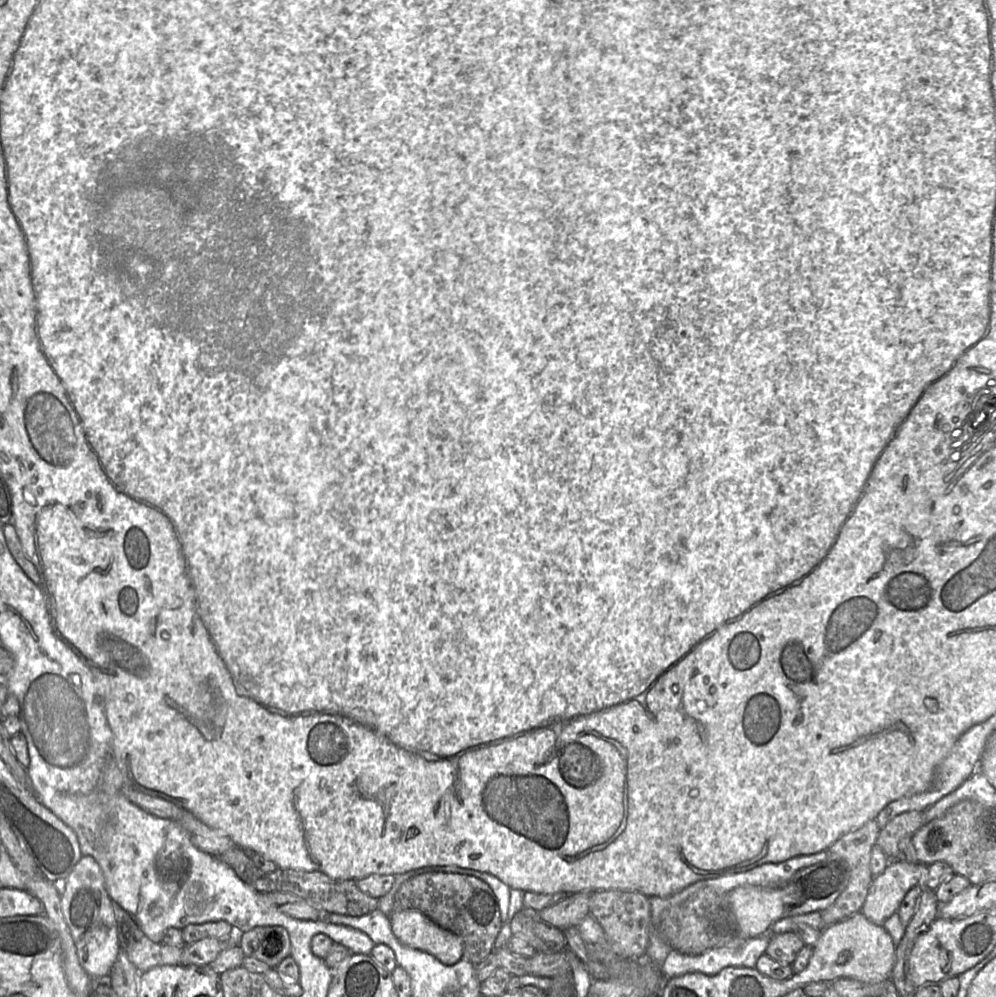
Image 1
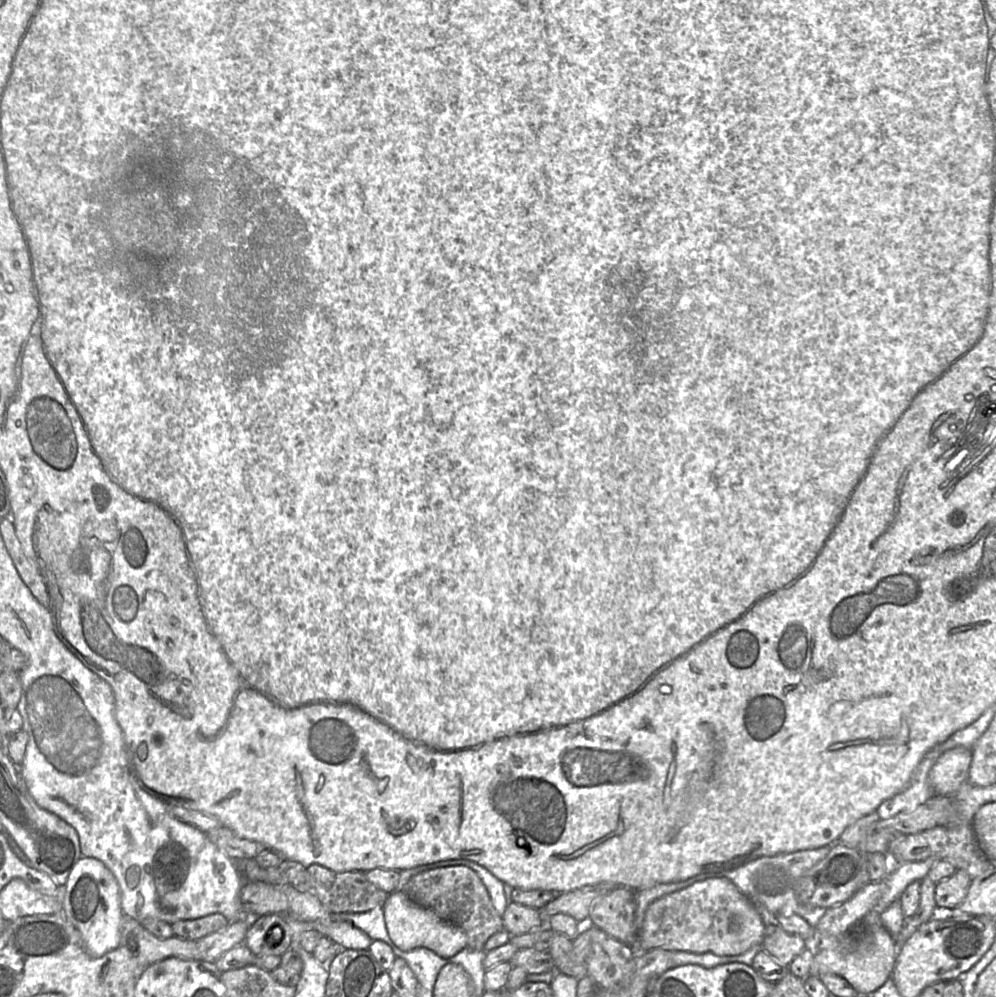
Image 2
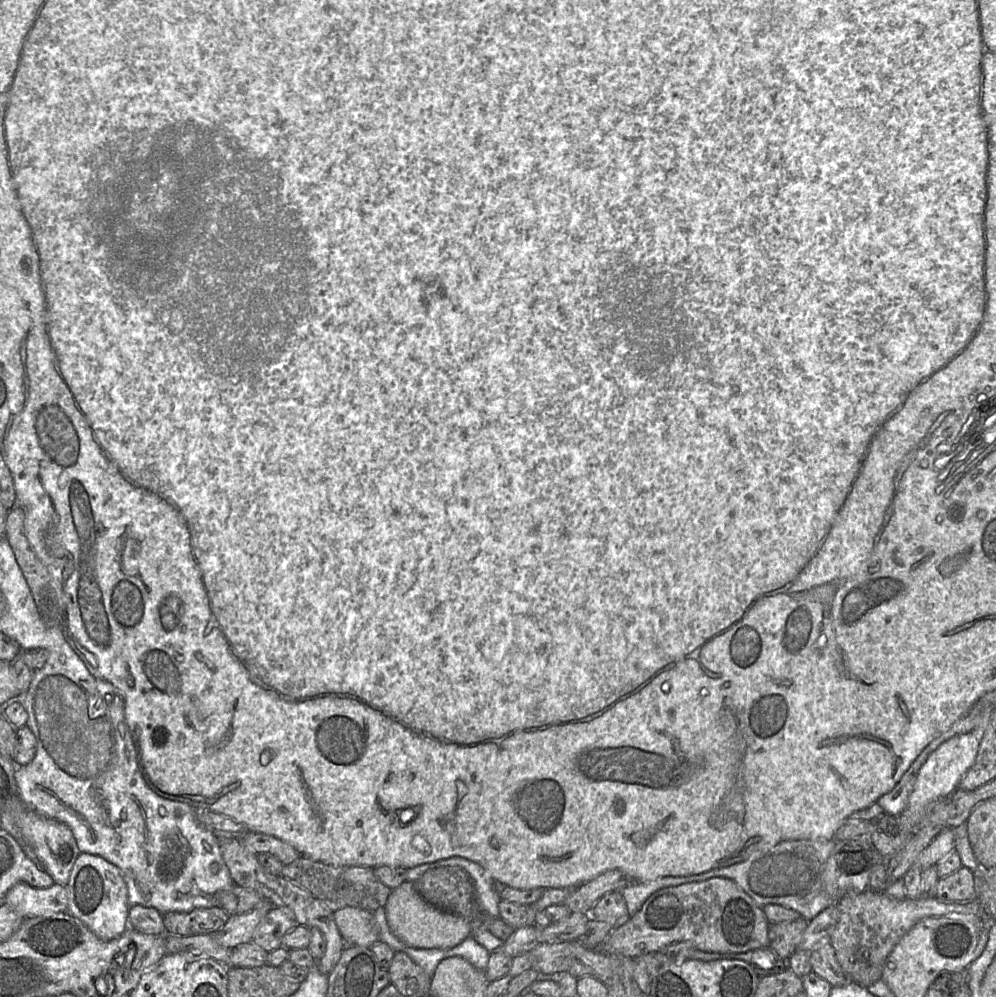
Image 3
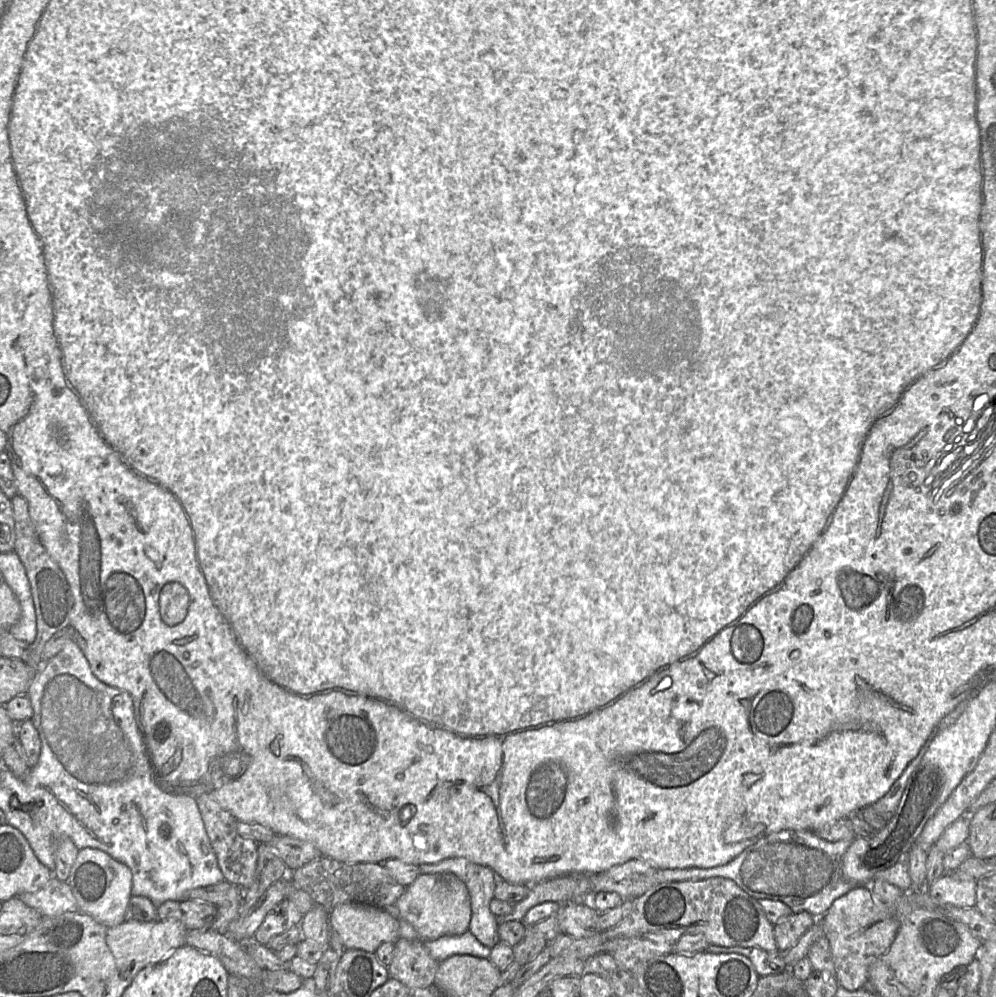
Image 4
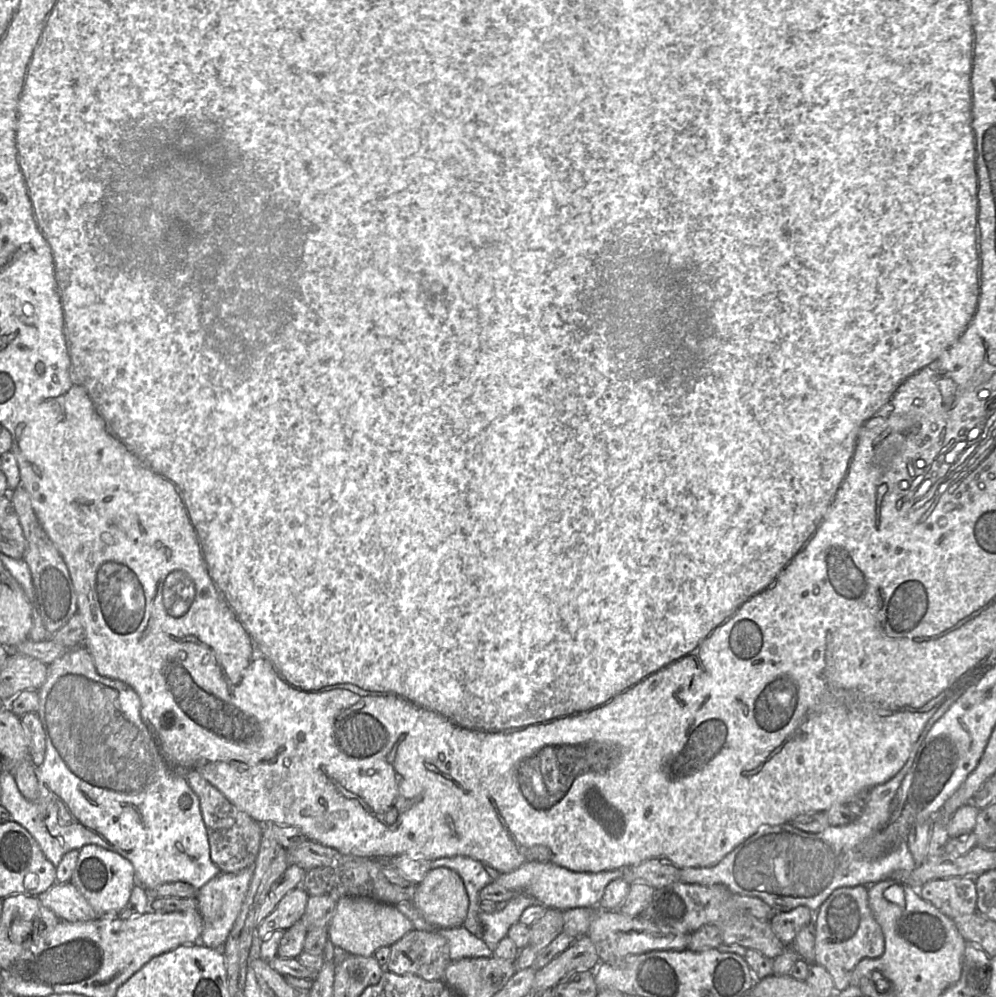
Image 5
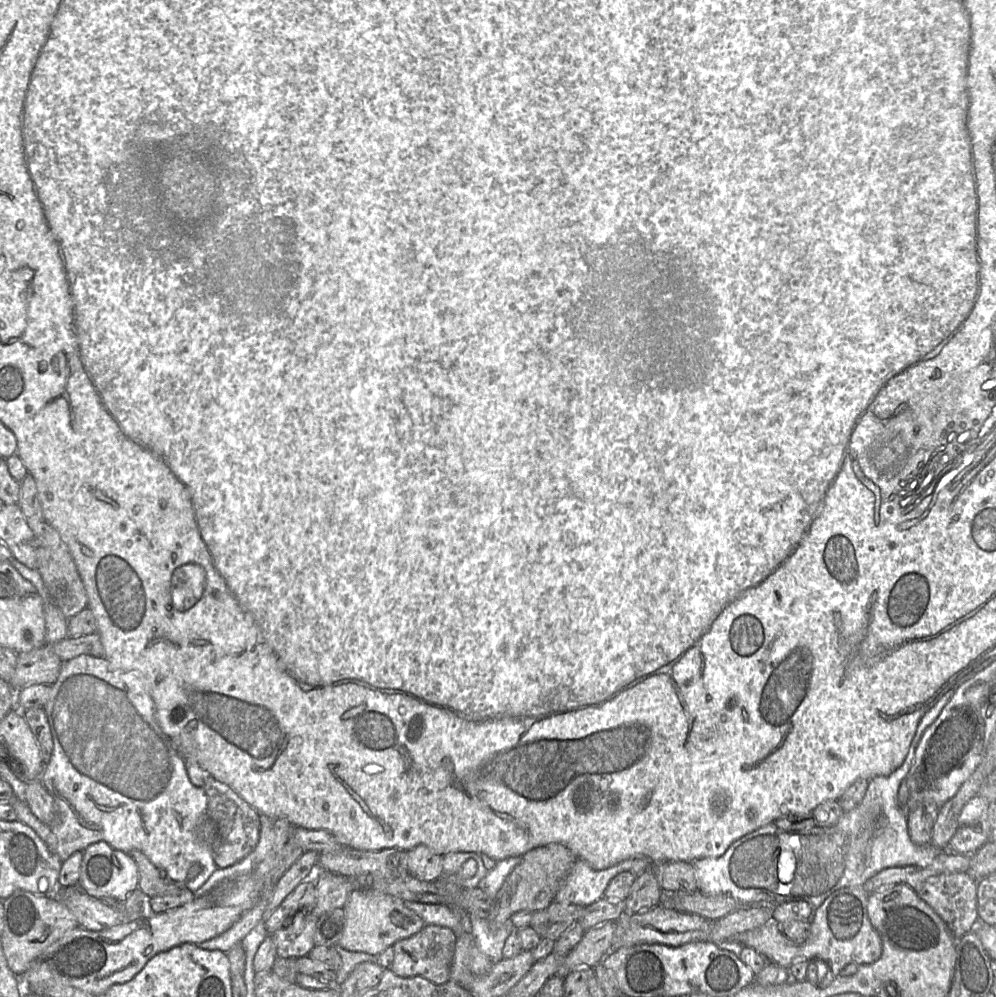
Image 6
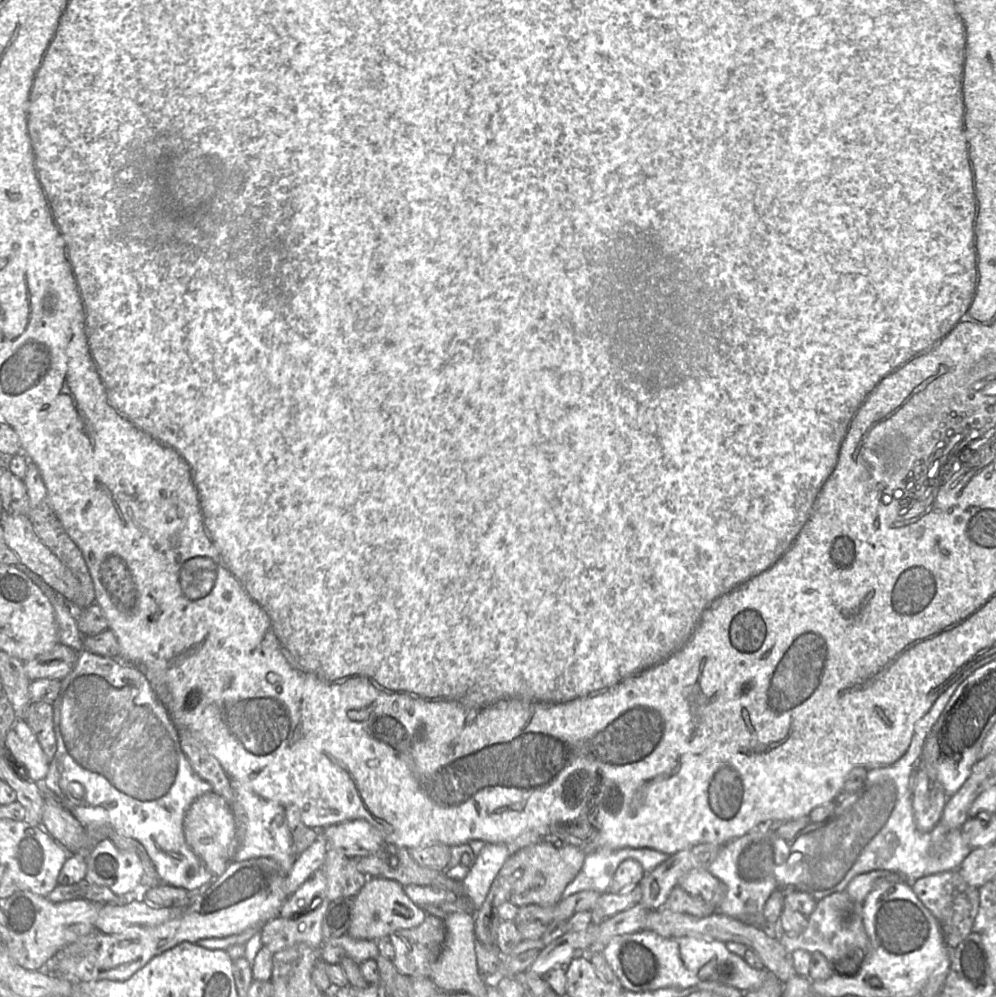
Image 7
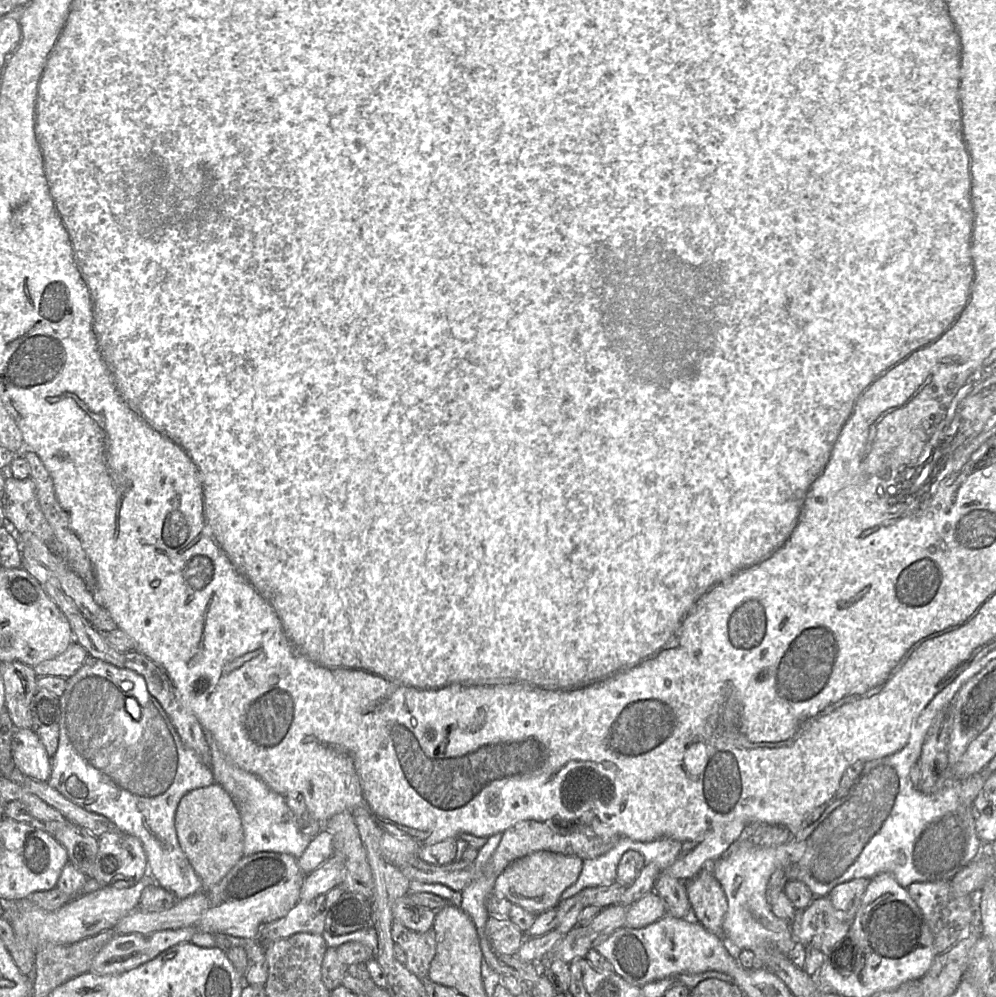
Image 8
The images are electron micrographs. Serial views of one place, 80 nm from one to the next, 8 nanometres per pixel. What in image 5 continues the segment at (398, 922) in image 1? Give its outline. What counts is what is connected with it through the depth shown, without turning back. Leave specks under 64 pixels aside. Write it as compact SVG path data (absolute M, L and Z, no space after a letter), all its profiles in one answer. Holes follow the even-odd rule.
M445 867L431 869L426 874L412 903L428 923L438 928L463 926L469 909L461 876Z

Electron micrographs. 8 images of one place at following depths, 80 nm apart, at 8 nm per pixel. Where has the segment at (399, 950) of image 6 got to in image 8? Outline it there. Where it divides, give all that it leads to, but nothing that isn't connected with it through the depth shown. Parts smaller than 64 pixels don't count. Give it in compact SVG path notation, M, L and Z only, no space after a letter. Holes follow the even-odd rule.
M393 920L391 935L406 953L406 968L419 979L426 977L436 953L436 934L434 929L419 933Z

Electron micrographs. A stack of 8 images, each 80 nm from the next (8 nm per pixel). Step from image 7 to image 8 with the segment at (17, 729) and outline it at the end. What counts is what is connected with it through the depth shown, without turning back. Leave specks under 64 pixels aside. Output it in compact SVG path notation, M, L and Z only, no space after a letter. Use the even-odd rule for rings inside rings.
M18 728L11 739L12 758L19 770L33 779L48 781L51 757L32 729Z

